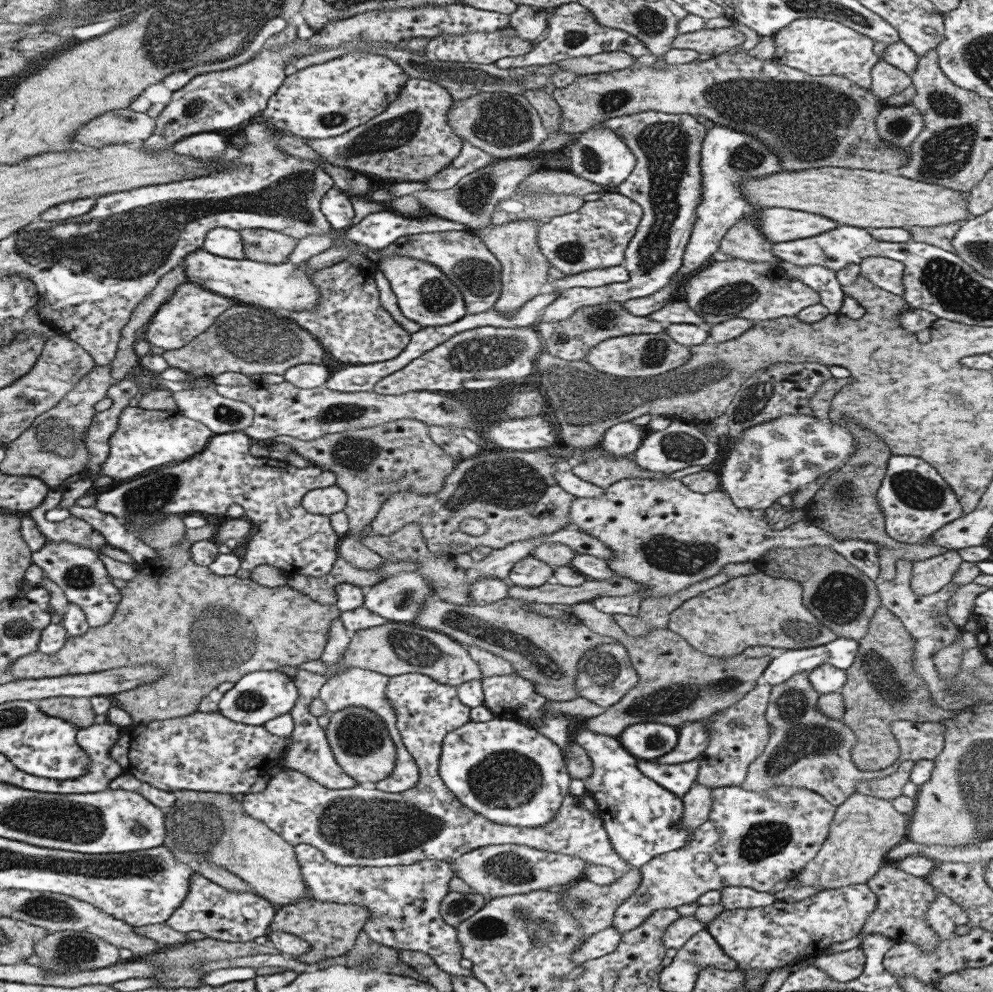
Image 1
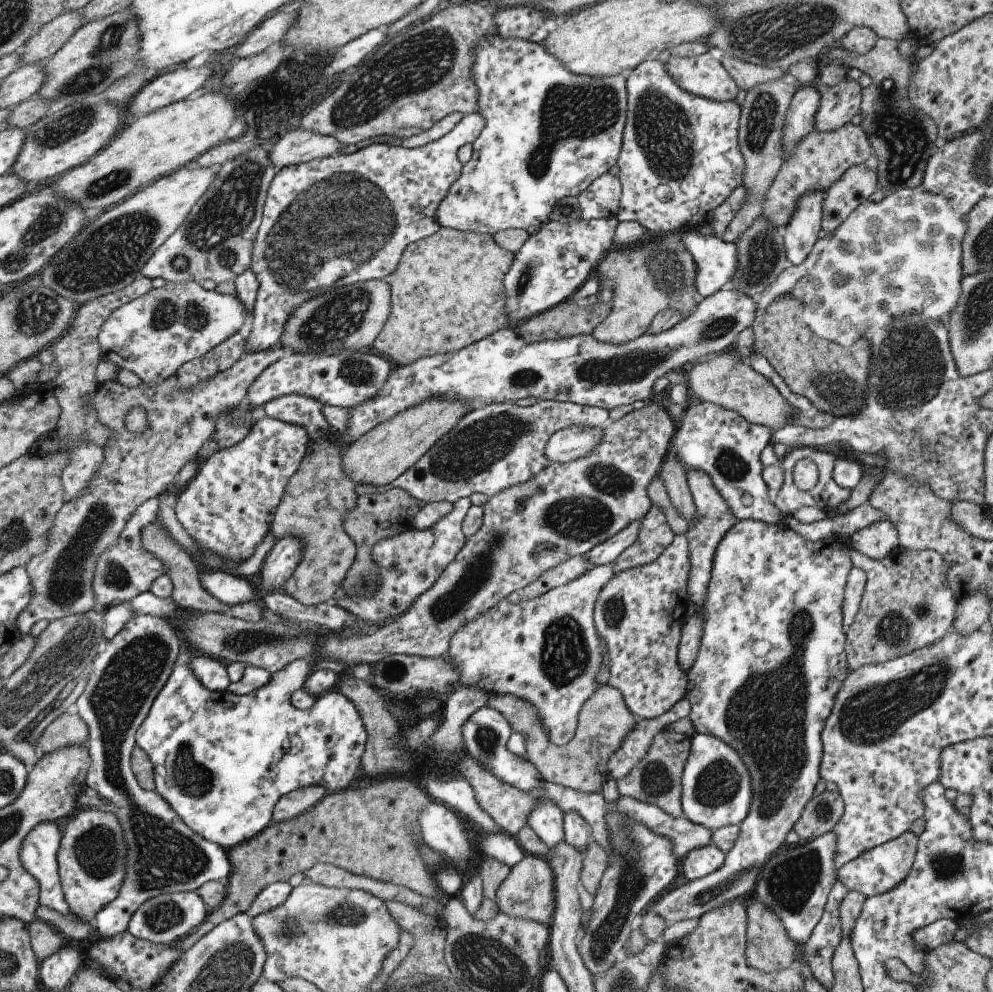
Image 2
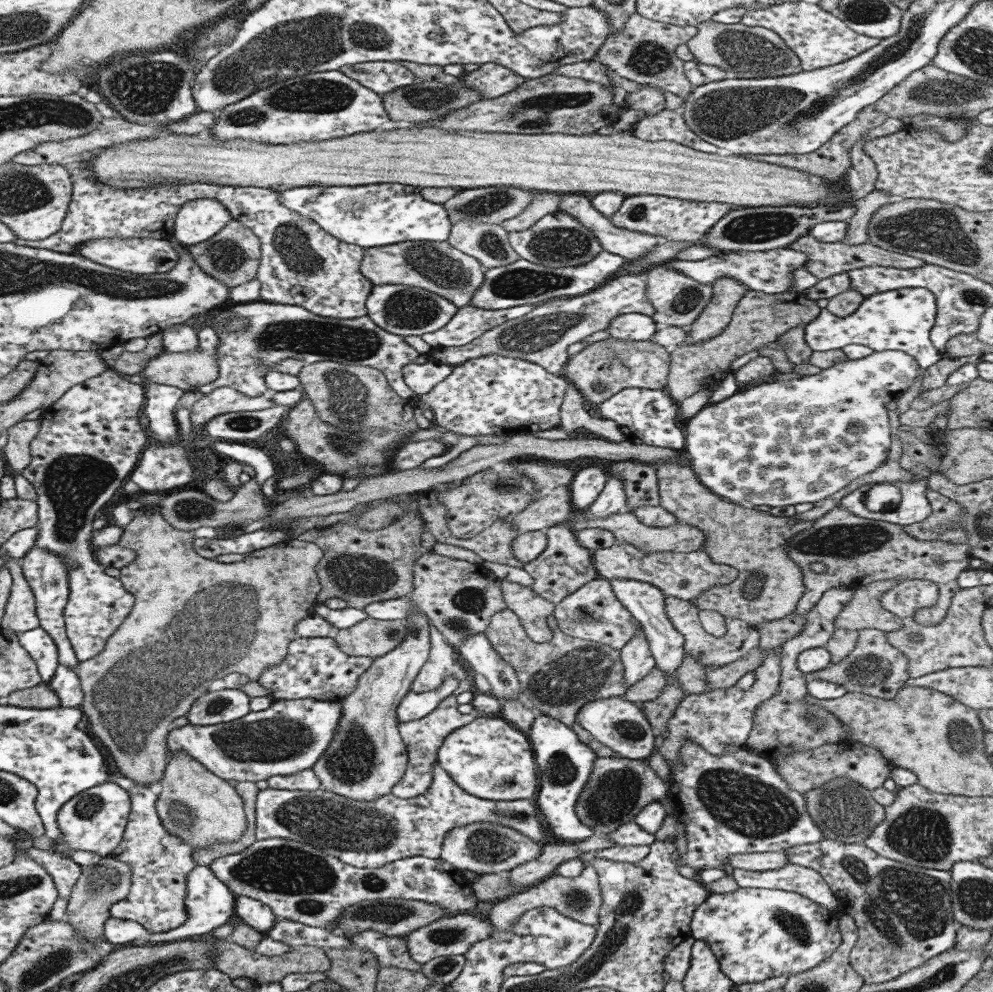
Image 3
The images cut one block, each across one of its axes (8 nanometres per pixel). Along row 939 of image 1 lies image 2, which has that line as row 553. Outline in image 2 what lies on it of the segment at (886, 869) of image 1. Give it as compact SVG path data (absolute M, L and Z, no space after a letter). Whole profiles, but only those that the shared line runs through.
M846 543L850 552L850 560L853 566L866 572L866 584L860 602L860 610L854 617L852 626L845 632L846 666L850 671L858 670L869 664L884 664L889 660L912 654L914 650L932 646L943 636L952 630L956 616L958 601L954 598L954 592L948 588L947 574L950 564L932 549L928 550L902 550L896 547L886 558L872 560L855 550L850 543Z

